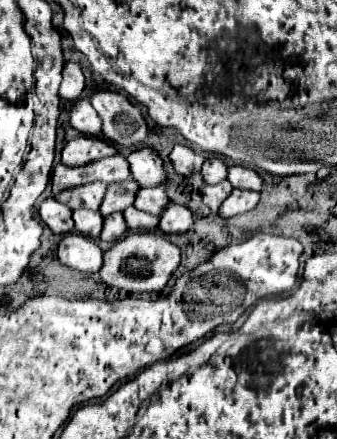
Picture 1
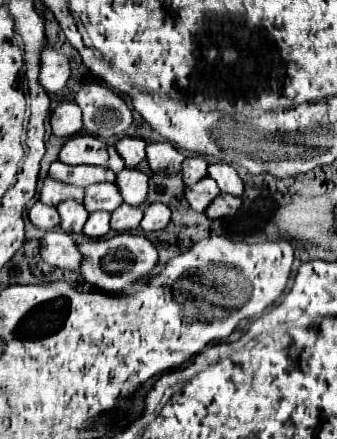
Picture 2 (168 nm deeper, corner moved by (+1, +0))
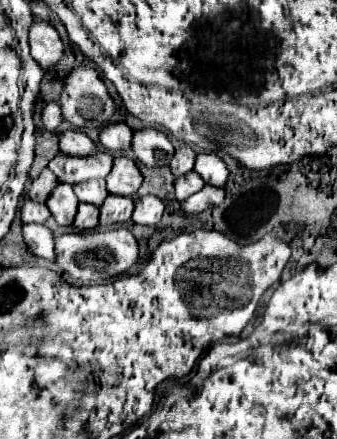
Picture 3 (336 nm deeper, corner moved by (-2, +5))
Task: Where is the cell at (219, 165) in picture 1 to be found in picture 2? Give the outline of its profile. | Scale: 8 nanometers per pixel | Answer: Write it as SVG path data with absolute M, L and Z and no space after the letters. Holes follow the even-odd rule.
M187 157L183 161L183 181L185 185L195 185L195 181L201 181L207 177L207 161L205 157Z

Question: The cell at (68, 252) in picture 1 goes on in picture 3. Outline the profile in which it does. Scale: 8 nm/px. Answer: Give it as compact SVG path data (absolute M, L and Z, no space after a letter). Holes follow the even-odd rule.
M22 224L22 236L34 256L54 260L54 236L44 224Z

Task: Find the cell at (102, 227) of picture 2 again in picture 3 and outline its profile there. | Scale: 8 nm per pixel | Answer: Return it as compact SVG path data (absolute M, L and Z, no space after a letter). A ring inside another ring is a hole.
M78 204L78 212L74 216L74 226L78 230L92 230L98 226L98 206L94 204Z

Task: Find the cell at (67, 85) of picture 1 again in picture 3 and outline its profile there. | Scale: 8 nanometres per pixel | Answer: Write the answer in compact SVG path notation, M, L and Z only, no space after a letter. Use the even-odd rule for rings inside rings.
M44 20L32 22L32 26L28 30L28 42L30 42L32 58L44 70L54 66L62 58L62 54L64 54L64 46L60 42L58 32Z

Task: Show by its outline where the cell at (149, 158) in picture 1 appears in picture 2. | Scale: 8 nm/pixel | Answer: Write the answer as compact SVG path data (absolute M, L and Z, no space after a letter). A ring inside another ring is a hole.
M123 137L119 143L115 143L117 153L123 157L127 169L135 169L141 161L145 161L145 147L147 141L137 139L137 137Z

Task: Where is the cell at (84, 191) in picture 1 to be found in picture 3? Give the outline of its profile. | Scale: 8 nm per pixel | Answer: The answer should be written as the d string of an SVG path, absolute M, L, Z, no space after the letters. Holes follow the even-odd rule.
M44 168L44 170L40 172L40 176L32 180L26 196L28 196L30 200L44 202L56 184L58 184L58 180L56 180L56 176L50 172L50 168Z

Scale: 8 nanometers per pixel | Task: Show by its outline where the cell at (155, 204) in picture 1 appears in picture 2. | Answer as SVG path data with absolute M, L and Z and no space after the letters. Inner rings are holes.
M123 169L117 175L117 185L121 189L121 195L125 203L143 207L147 193L149 193L149 177L139 169Z

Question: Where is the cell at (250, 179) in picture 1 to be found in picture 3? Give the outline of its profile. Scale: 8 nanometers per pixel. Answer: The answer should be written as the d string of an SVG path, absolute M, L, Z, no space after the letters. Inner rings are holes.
M214 152L198 154L198 160L194 164L194 172L198 172L198 176L202 176L202 180L206 184L220 186L220 188L226 184L228 174L230 174L224 160L220 156L216 156Z

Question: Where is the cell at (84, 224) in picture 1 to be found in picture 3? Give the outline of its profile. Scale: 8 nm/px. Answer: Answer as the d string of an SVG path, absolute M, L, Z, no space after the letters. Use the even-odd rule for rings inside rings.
M58 184L58 188L50 192L46 206L58 226L72 226L74 214L78 208L78 198L74 196L74 190L70 184Z

